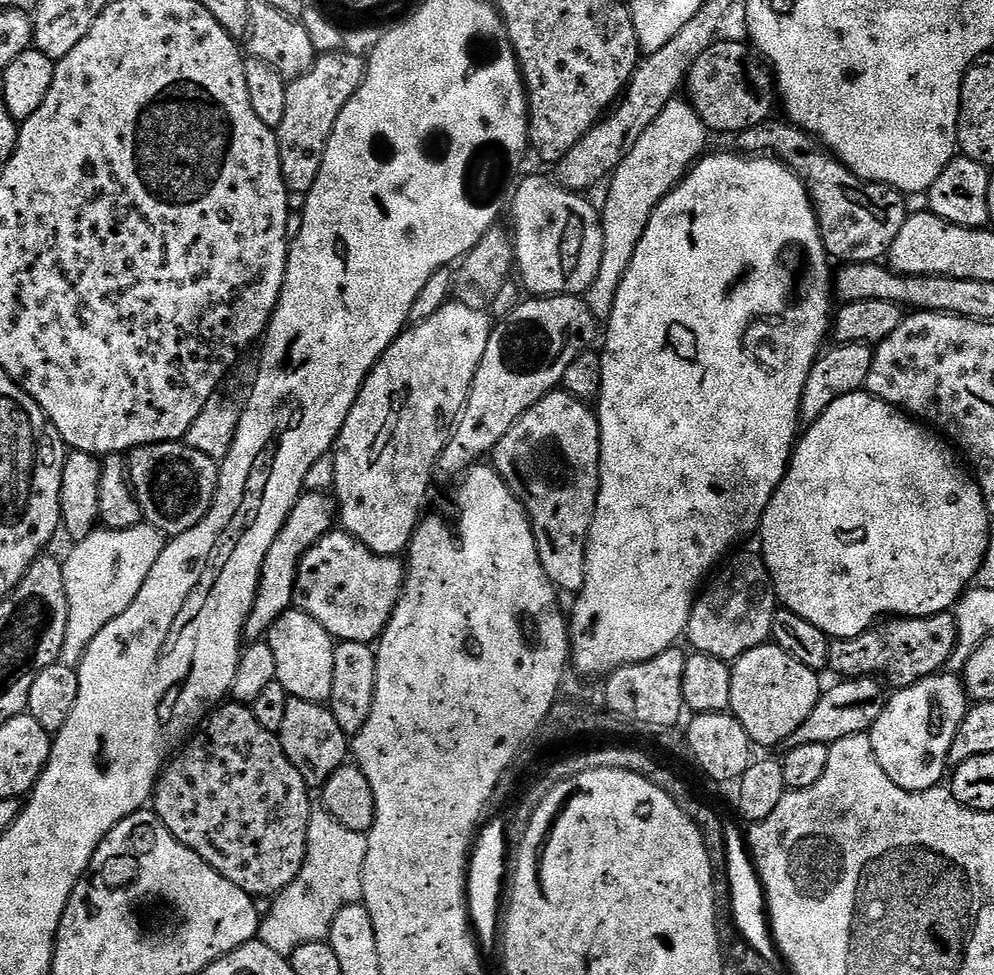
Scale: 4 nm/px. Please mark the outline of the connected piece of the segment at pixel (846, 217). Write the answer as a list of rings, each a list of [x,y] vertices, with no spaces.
[[[769,118],[739,133],[735,137],[735,147],[744,154],[767,154],[787,164],[794,174],[798,174],[812,199],[822,242],[833,261],[840,260],[841,265],[883,261],[910,215],[906,210],[905,193],[888,184],[875,184],[858,178],[811,132],[783,119],[776,119]]]

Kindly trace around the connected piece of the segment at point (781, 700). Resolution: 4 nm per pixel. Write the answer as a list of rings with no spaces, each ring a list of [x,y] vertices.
[[[772,642],[750,650],[750,654],[731,665],[731,670],[730,712],[756,746],[765,744],[772,748],[783,740],[784,743],[791,741],[794,730],[810,718],[810,710],[814,710],[822,695],[821,677]]]

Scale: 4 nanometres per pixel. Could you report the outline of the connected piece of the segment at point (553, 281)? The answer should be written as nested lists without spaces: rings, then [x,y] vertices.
[[[528,176],[517,183],[510,197],[510,216],[516,223],[514,243],[516,246],[516,268],[519,283],[525,293],[533,297],[541,296],[580,296],[598,278],[598,268],[602,266],[602,238],[604,227],[600,224],[600,212],[584,200],[583,195],[561,188],[555,179],[544,176]]]

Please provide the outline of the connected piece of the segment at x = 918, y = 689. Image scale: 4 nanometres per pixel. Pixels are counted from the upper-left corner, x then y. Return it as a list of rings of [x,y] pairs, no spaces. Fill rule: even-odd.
[[[937,674],[909,688],[893,691],[870,733],[874,758],[878,758],[878,766],[886,770],[890,782],[907,792],[925,792],[937,787],[943,781],[940,779],[944,771],[945,776],[949,771],[950,748],[969,707],[970,697],[959,675]]]

